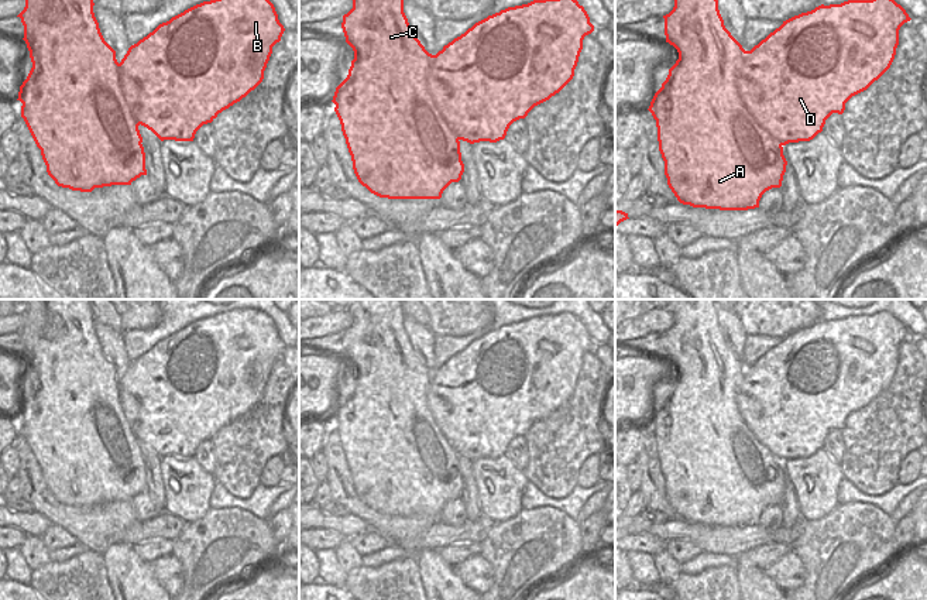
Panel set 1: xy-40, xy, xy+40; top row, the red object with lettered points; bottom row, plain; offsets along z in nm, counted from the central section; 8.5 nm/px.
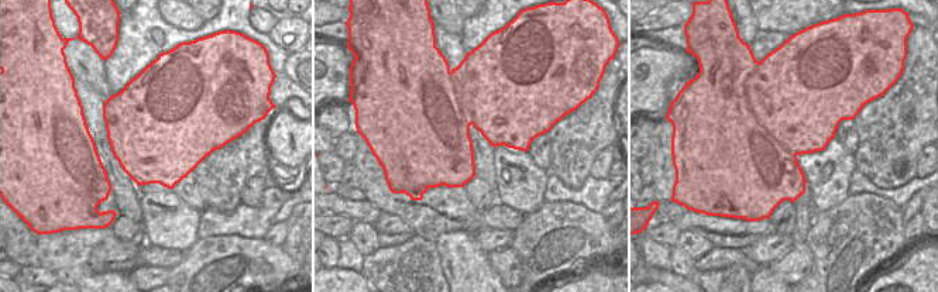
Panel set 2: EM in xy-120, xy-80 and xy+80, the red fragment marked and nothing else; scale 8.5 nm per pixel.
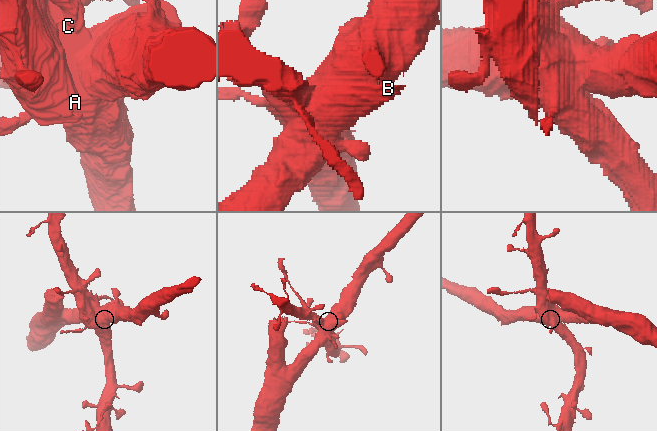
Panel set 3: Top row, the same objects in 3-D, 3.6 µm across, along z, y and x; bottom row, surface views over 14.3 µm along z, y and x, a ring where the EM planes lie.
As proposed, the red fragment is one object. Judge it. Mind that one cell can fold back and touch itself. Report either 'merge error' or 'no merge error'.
merge error

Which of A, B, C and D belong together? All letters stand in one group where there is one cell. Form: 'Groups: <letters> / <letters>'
Groups: A C / B D

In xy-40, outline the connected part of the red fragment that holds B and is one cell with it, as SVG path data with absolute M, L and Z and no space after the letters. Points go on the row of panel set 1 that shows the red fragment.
M269 0L203 1L159 24L131 45L119 64L124 96L121 121L133 128L131 137L138 144L143 143L140 124L161 141L193 141L203 124L262 82L272 47L284 31Z

